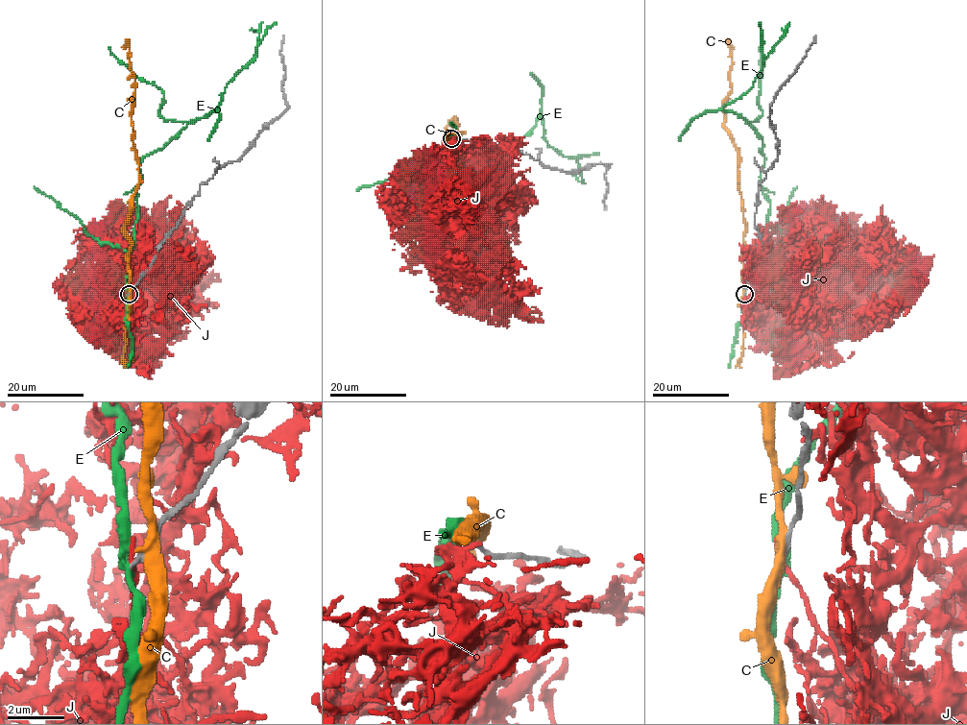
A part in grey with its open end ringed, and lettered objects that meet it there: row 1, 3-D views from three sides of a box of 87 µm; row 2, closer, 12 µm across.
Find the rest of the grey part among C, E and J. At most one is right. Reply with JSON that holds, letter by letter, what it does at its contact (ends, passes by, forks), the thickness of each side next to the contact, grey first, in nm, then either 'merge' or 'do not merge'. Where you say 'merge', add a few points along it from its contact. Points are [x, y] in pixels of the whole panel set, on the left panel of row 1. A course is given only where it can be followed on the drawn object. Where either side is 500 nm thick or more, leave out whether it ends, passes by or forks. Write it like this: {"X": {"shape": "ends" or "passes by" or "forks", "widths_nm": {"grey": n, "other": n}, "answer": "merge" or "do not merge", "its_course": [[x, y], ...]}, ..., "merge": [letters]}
{"C": {"shape": "passes by", "widths_nm": {"grey": 240, "other": 360}, "answer": "do not merge"}, "E": {"shape": "passes by", "widths_nm": {"grey": 190, "other": 280}, "answer": "do not merge"}, "J": {"shape": "ends", "widths_nm": {"grey": 200, "other": 240}, "answer": "do not merge"}, "merge": []}

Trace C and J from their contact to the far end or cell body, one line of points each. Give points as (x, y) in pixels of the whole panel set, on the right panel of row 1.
C: (744, 292), (745, 223), (737, 183), (738, 154), (724, 127), (724, 98), (731, 89), (732, 60), (726, 38)
J: (743, 295), (749, 309), (775, 314), (780, 319), (858, 319), (892, 311), (906, 295), (924, 283), (922, 275)

